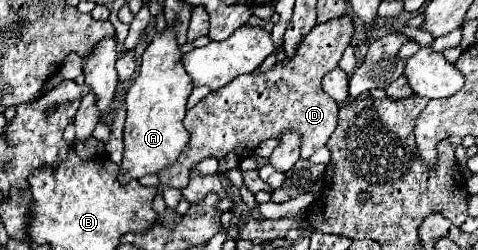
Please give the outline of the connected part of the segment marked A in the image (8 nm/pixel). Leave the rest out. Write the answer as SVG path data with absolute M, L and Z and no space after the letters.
M171 29L157 33L141 57L141 71L125 97L125 151L119 183L129 183L131 179L141 179L145 175L163 171L177 161L183 147L189 143L189 131L185 131L183 127L183 117L185 103L189 99L189 93L193 91L193 83L179 59L179 45Z

